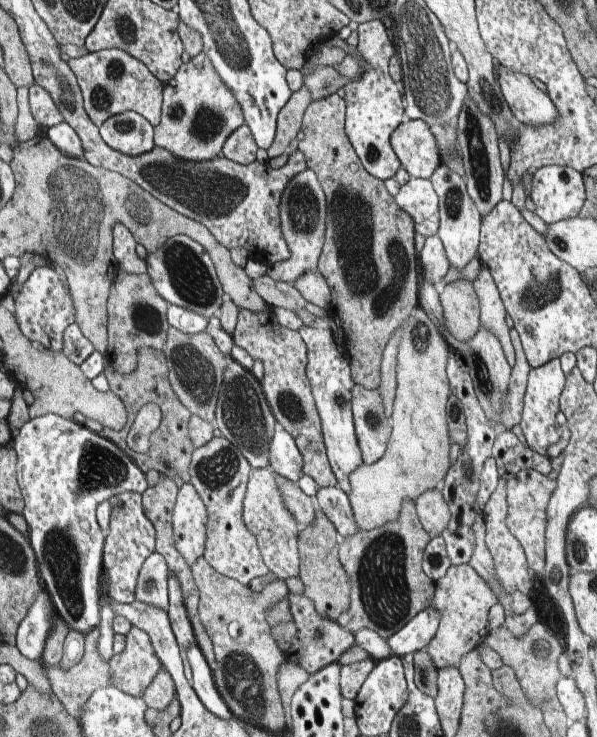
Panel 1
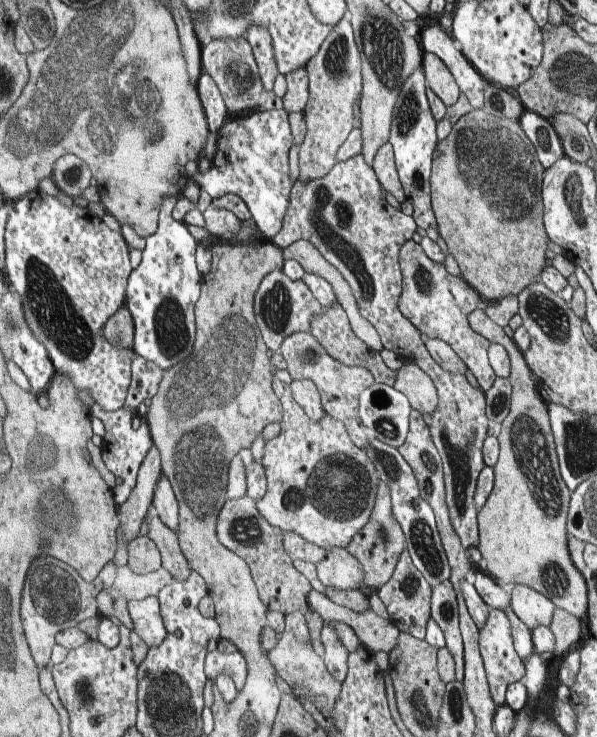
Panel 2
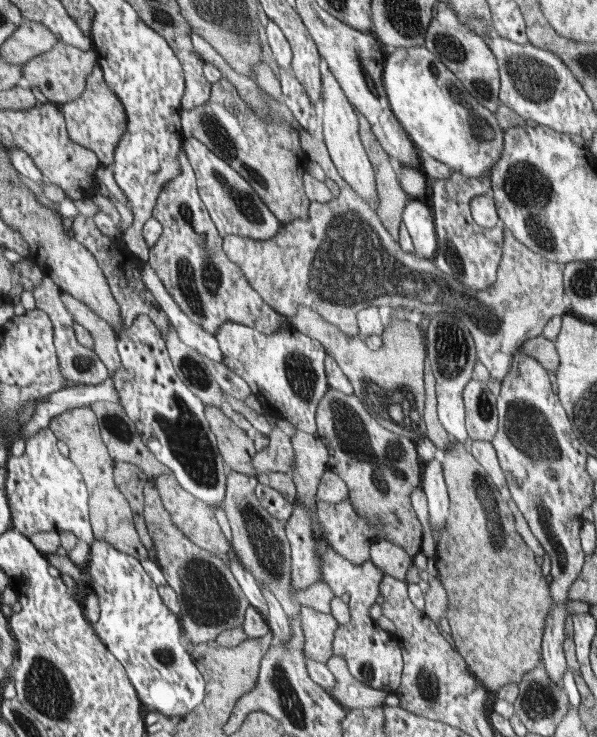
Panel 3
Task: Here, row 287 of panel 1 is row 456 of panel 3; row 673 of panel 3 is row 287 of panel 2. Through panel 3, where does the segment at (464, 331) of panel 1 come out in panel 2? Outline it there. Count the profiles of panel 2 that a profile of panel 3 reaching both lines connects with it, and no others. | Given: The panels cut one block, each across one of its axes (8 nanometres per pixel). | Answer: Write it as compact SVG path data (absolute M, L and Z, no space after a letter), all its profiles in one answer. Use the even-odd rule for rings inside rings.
M473 109L468 114L460 117L460 120L453 124L450 134L438 143L436 156L434 157L434 168L431 178L432 186L432 204L434 214L438 218L439 236L444 239L448 246L448 252L452 258L456 259L460 268L460 276L466 280L482 296L484 300L490 300L490 303L496 300L502 300L506 295L518 295L526 286L541 282L541 272L546 266L546 250L548 250L548 237L545 224L545 198L542 196L542 190L545 189L546 167L542 166L542 161L538 158L537 147L530 142L529 135L522 130L521 122L518 118L500 118L490 114L486 109Z

